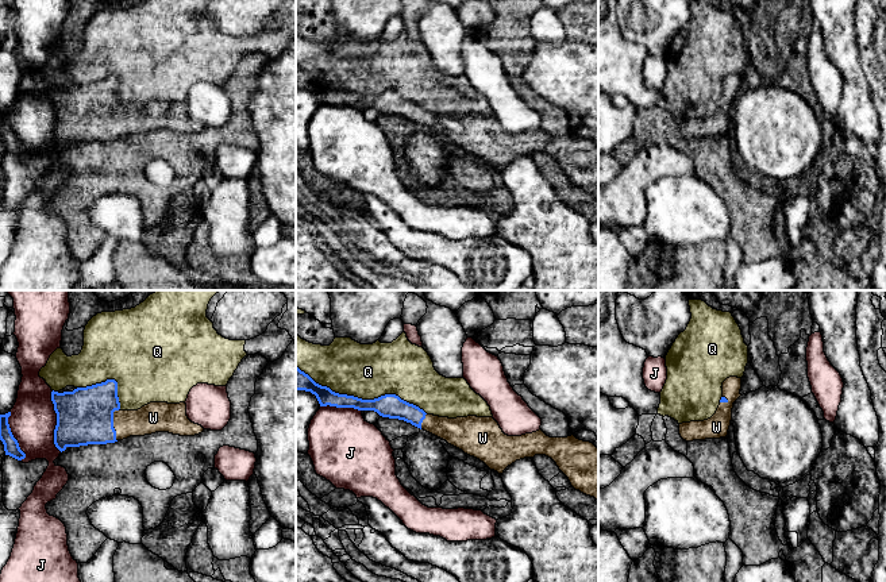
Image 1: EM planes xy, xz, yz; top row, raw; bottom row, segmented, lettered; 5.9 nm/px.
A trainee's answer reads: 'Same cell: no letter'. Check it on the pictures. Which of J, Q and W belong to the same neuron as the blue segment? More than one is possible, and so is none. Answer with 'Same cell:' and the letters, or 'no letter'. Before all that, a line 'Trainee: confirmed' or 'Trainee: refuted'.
Trainee: refuted
Same cell: W

